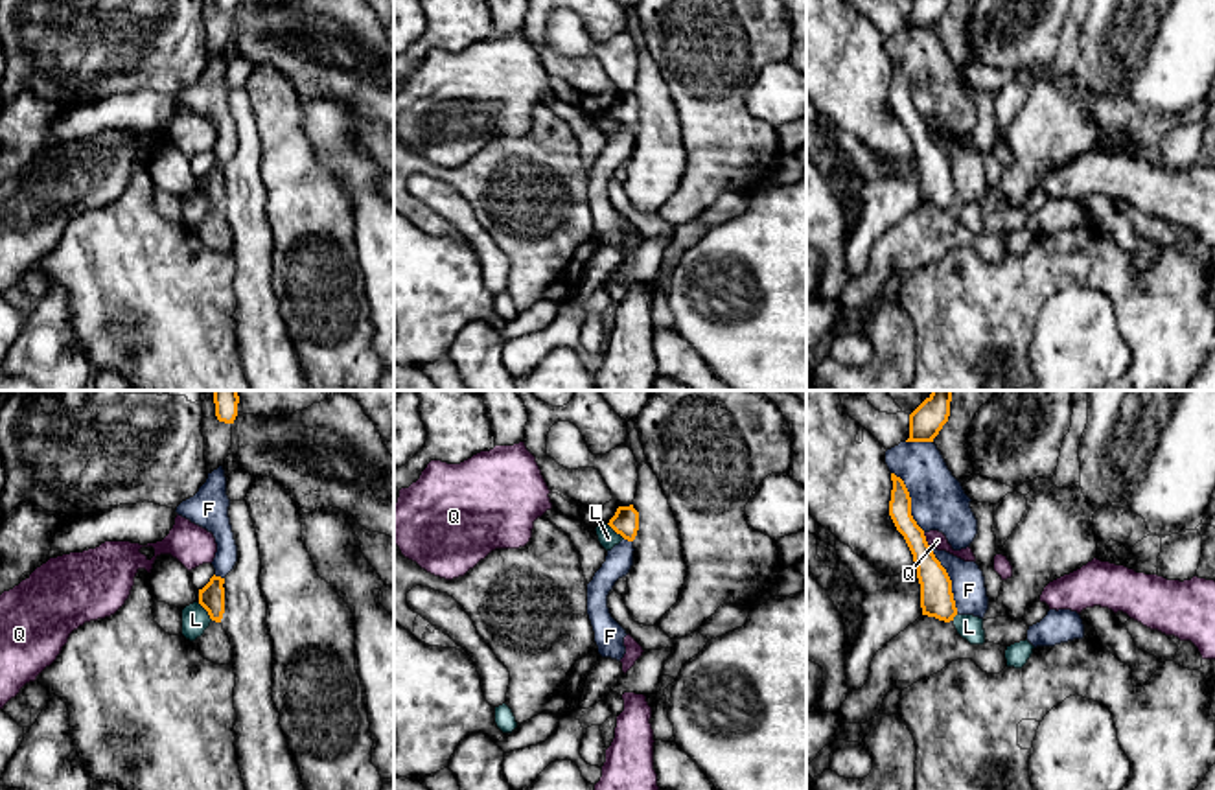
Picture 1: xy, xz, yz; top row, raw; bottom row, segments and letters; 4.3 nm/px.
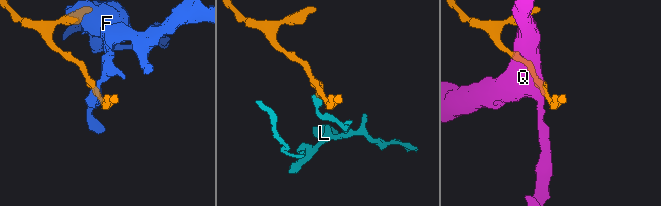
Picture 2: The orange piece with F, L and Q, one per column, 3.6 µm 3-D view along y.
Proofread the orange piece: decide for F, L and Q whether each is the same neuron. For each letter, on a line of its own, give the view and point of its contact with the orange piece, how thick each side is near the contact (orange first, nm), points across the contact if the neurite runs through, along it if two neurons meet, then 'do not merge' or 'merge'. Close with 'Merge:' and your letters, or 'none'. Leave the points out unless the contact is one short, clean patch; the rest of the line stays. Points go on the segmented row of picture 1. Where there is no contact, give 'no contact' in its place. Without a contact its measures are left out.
F: contact yz (950, 580); calibres 140 and 150 nm; do not merge
L: contact xy (207, 610); calibres 110 and 120 nm; border xy (197, 603), (212, 619); do not merge
Q: contact yz (925, 540); calibres 140 and 80 nm; do not merge
Merge: none

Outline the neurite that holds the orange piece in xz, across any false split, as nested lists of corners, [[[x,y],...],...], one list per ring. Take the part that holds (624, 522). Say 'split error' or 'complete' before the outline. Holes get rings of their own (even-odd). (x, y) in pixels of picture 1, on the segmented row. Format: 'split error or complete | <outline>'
complete | [[[633,505],[619,506],[608,525],[624,540],[633,541],[639,530],[639,512]]]

